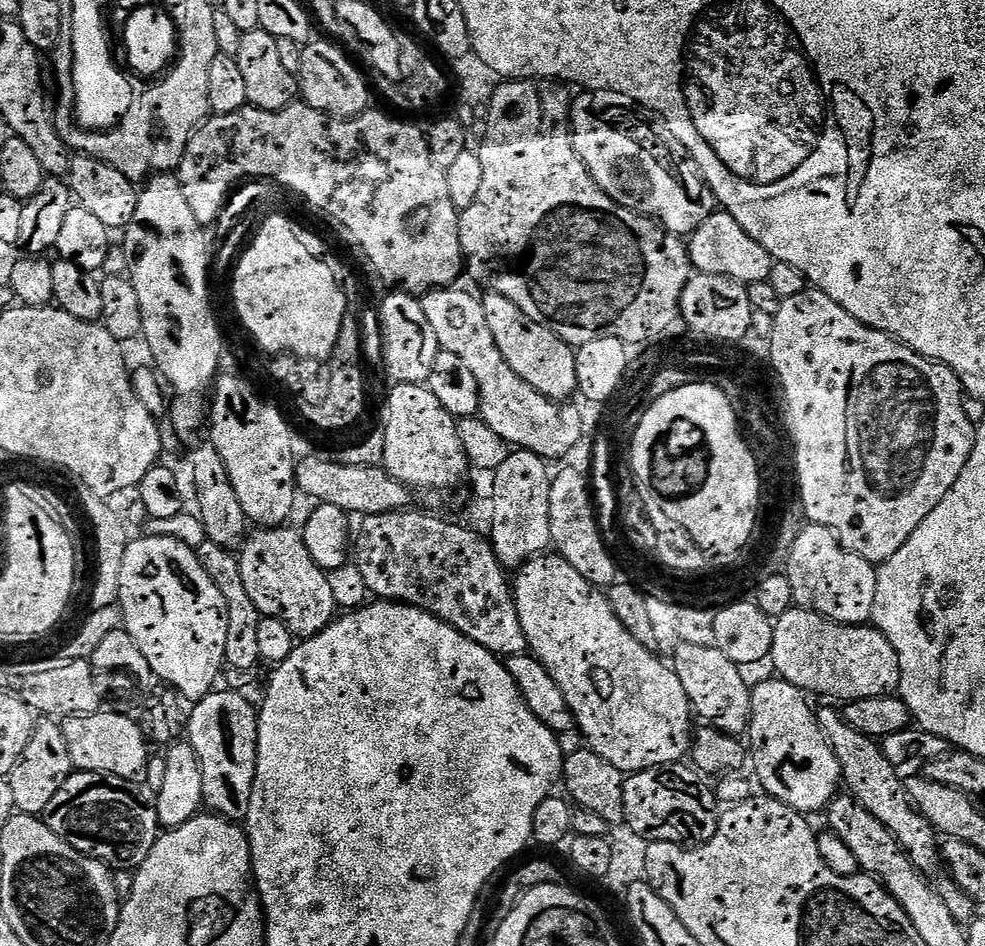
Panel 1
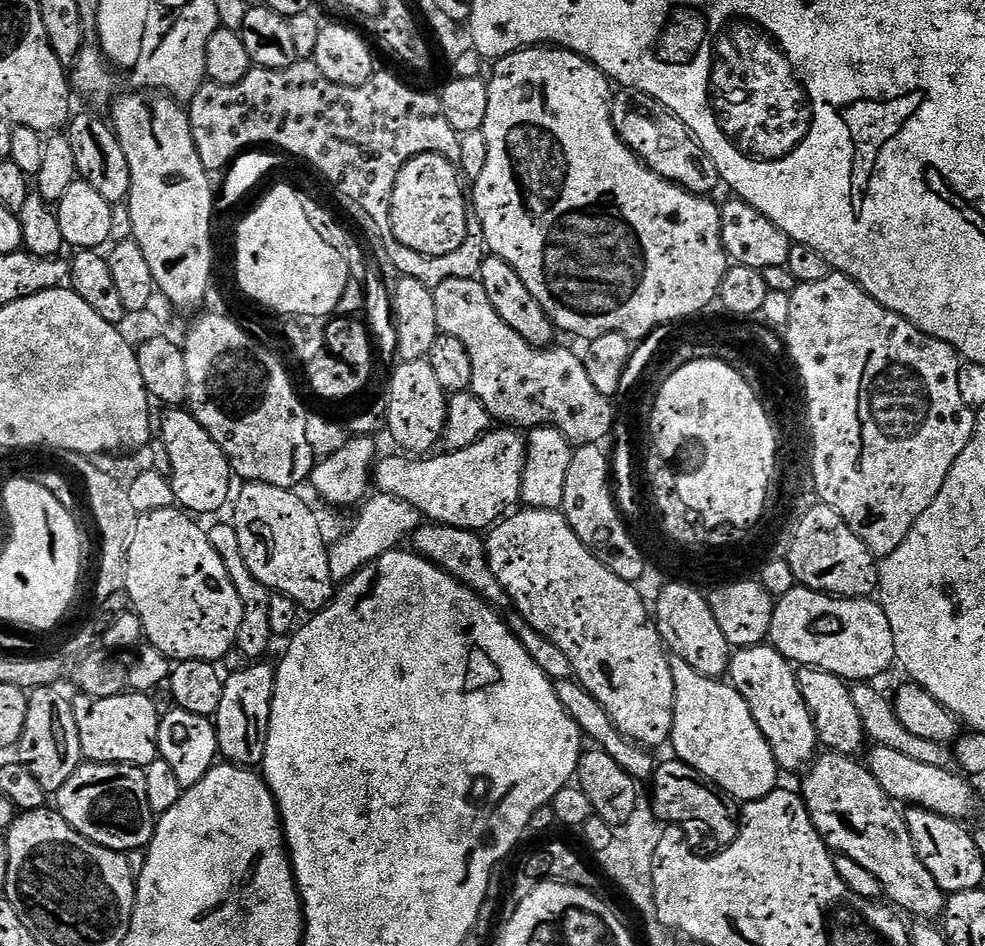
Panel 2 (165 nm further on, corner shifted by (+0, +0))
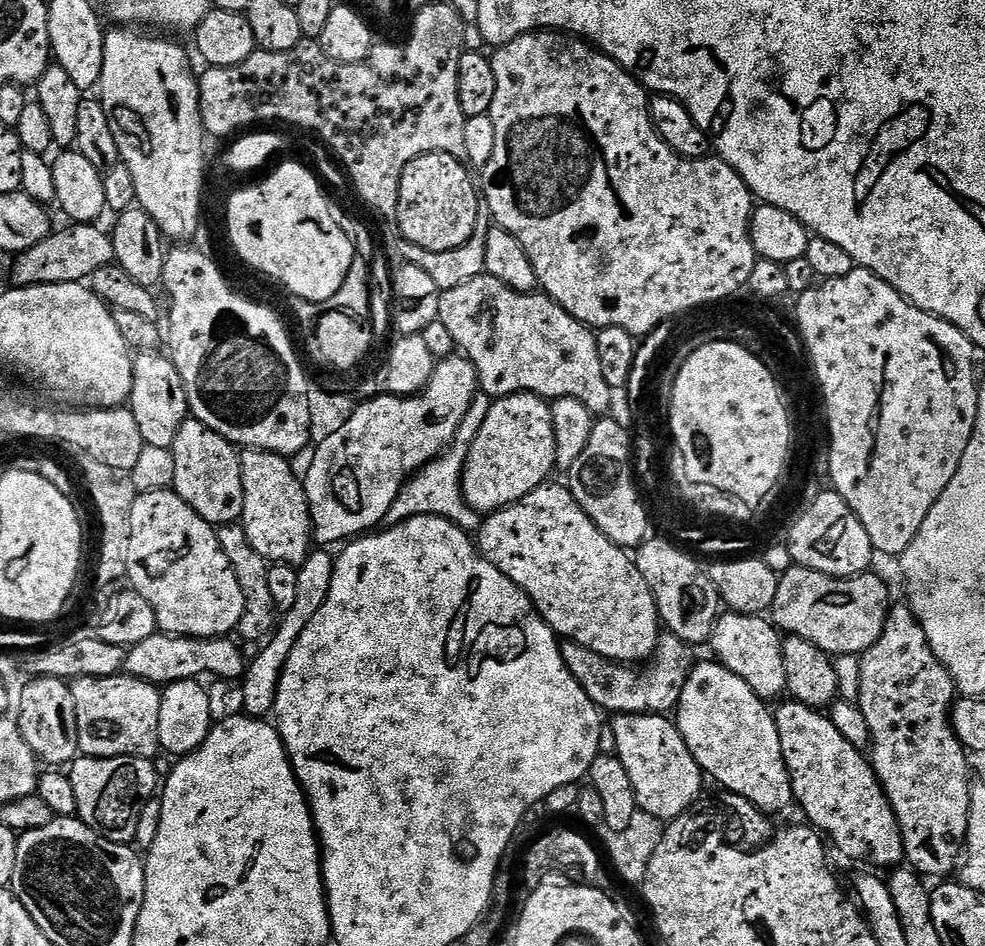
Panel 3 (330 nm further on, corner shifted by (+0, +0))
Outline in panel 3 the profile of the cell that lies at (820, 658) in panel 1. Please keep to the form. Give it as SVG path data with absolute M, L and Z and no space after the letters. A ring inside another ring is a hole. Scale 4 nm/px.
M794 566L780 576L770 619L781 633L806 638L806 642L814 642L814 646L833 658L846 654L860 656L870 650L878 638L882 638L890 611L888 588L872 575L850 576L847 580L840 580L818 570Z

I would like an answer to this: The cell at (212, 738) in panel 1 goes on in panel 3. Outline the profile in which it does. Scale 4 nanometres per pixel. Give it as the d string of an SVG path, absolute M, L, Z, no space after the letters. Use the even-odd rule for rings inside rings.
M313 550L309 552L303 564L299 565L298 599L294 602L294 606L290 606L288 612L283 613L282 619L277 623L275 632L272 633L267 643L261 647L265 648L253 660L251 657L250 663L247 665L242 677L244 689L240 692L241 698L244 699L243 711L247 715L264 718L275 709L280 674L284 671L286 662L290 658L290 650L294 650L302 630L306 630L306 626L310 626L310 618L314 618L314 614L318 614L318 610L324 605L330 594L330 586L336 573L336 561L333 553L328 552L331 551Z

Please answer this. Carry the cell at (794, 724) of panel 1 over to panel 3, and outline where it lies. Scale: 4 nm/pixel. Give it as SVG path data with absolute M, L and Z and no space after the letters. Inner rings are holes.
M725 611L716 621L710 649L718 663L726 670L738 674L754 694L758 694L765 702L779 701L787 693L786 665L782 663L782 633L771 619L763 615L747 616L737 612Z

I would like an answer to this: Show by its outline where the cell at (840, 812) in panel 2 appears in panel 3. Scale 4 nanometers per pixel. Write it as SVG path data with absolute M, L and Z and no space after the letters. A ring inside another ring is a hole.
M781 703L774 715L792 779L792 798L797 805L800 803L808 819L805 821L826 836L828 832L827 839L836 843L842 855L869 860L877 864L872 865L877 869L895 869L904 860L904 839L869 757L838 734L834 722L823 711L787 703Z

